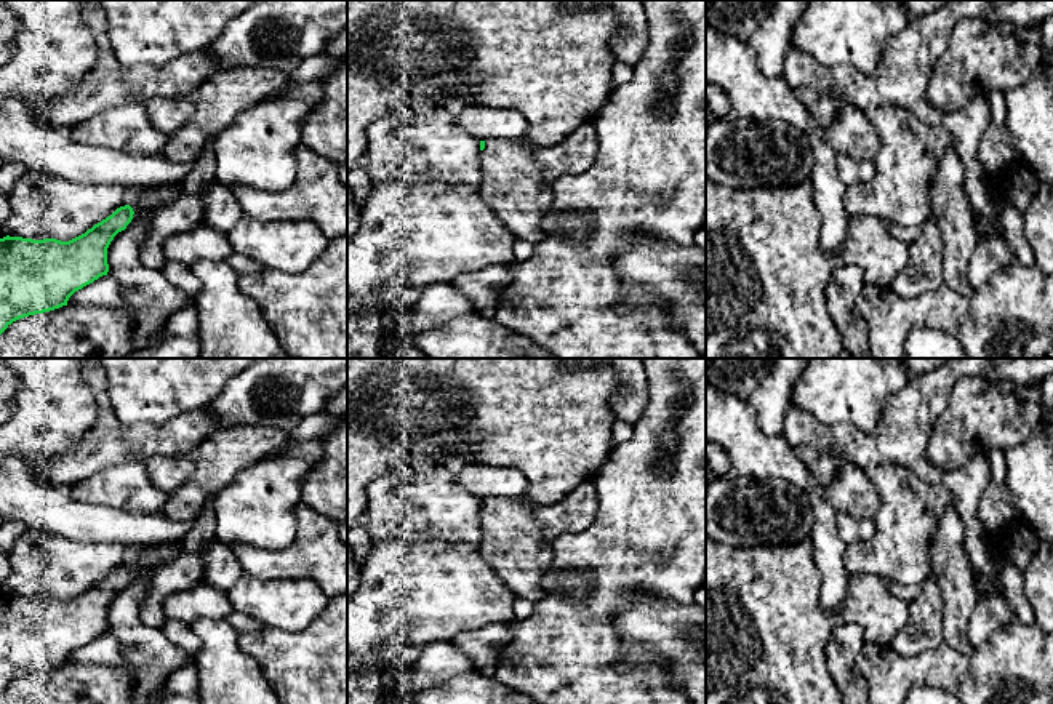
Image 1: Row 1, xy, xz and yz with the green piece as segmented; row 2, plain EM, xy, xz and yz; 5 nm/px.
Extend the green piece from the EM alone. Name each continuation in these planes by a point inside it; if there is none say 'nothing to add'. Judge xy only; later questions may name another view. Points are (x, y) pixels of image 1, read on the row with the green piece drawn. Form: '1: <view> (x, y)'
1: xy (160, 197)

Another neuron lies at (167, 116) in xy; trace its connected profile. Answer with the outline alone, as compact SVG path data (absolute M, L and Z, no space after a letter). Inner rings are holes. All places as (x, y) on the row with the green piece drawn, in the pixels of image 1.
M93 0L78 3L96 40L96 66L74 91L45 106L45 125L69 131L104 109L142 102L150 123L166 136L184 126L194 117L194 91L214 74L208 51L182 54L165 67L123 66L115 58L104 10Z

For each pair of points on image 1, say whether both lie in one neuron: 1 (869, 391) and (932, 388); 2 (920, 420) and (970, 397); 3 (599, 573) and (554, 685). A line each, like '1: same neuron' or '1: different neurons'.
1: different neurons
2: different neurons
3: same neuron

